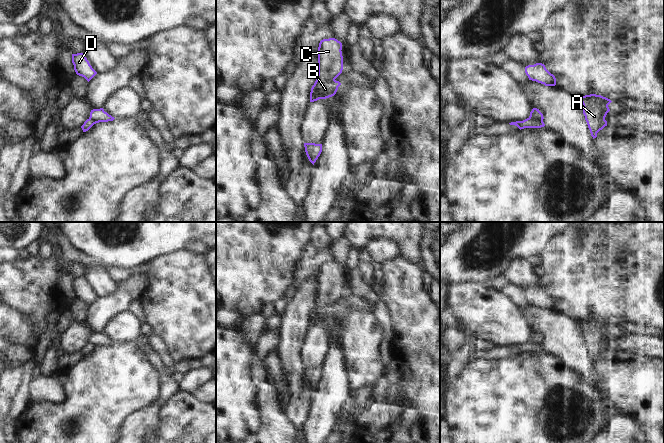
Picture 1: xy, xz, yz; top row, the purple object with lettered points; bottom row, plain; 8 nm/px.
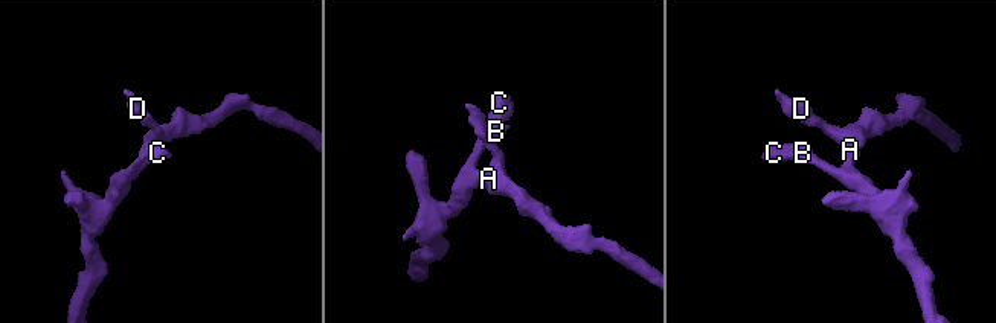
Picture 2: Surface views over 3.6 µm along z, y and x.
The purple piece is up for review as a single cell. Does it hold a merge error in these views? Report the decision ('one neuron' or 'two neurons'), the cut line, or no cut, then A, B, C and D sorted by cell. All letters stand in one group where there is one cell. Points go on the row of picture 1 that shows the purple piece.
one neuron | no cut | A B C D

